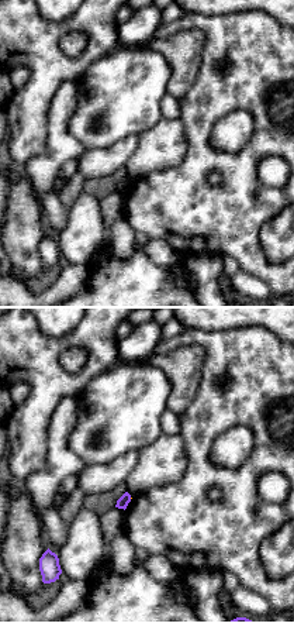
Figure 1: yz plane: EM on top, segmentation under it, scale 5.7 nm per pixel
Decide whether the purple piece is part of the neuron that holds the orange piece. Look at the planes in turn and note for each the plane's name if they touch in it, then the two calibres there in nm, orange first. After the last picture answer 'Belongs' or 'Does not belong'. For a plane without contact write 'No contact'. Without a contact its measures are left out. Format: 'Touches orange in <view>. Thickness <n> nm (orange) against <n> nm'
No contact

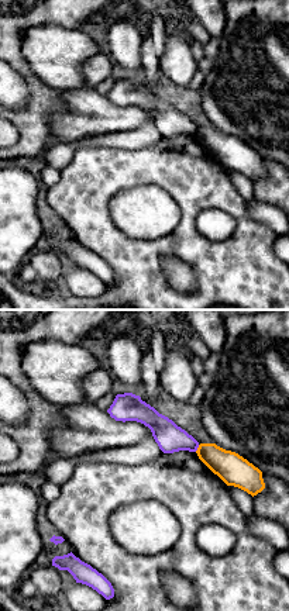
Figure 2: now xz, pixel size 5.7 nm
Touches orange in xz. Thickness 180 nm (orange) against 160 nm

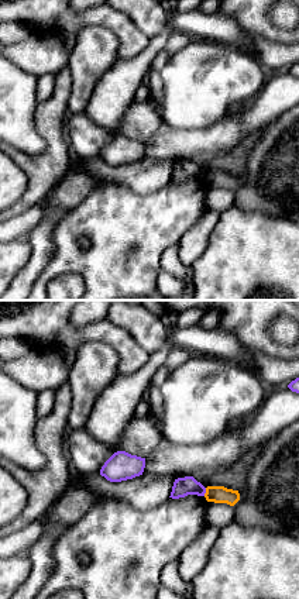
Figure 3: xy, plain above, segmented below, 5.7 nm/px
Touches orange in xy. Thickness 100 nm (orange) against 110 nm

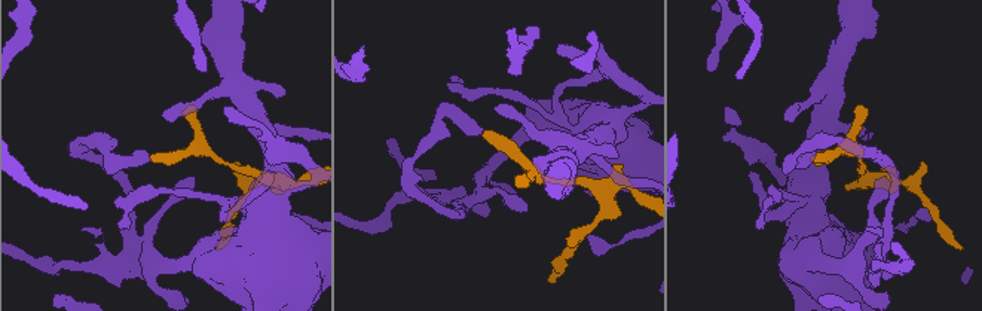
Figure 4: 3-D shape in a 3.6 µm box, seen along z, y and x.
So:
Does not belong

